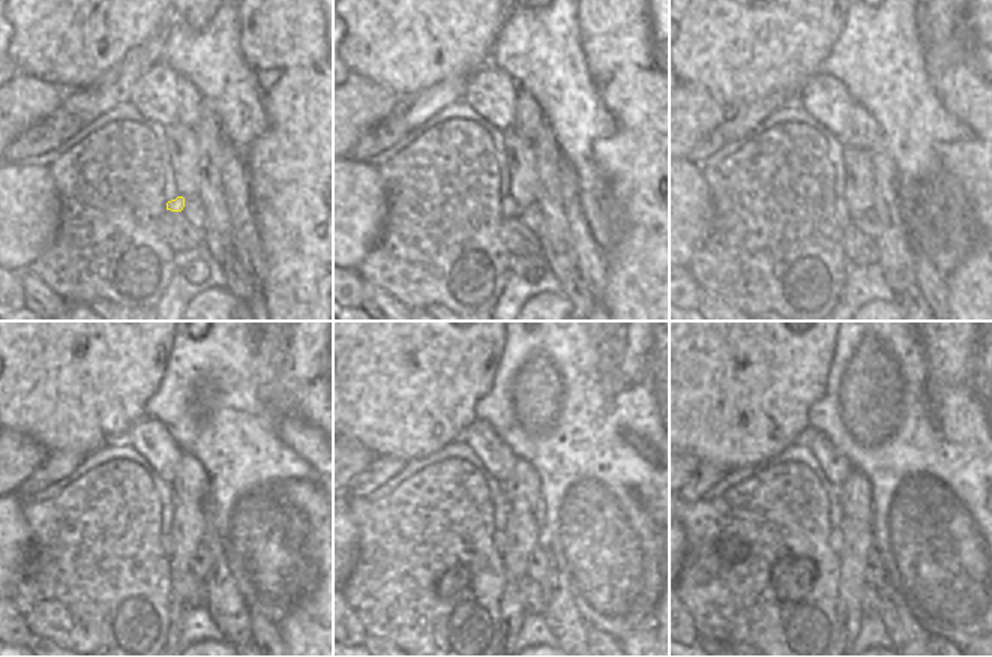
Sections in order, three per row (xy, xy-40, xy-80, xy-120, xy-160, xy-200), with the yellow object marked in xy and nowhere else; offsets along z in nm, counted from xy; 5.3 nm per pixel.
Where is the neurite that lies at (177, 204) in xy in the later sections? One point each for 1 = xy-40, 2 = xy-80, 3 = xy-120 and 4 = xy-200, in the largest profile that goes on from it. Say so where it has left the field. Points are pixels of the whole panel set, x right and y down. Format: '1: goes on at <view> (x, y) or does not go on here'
1: goes on at xy-40 (508, 207)
2: goes on at xy-80 (841, 207)
3: goes on at xy-120 (165, 540)
4: goes on at xy-200 (835, 539)

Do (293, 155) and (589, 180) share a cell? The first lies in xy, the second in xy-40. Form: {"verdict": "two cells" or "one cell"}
{"verdict": "two cells"}

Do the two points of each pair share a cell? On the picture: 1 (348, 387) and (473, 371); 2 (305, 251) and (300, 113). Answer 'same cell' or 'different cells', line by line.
1: same cell
2: same cell

